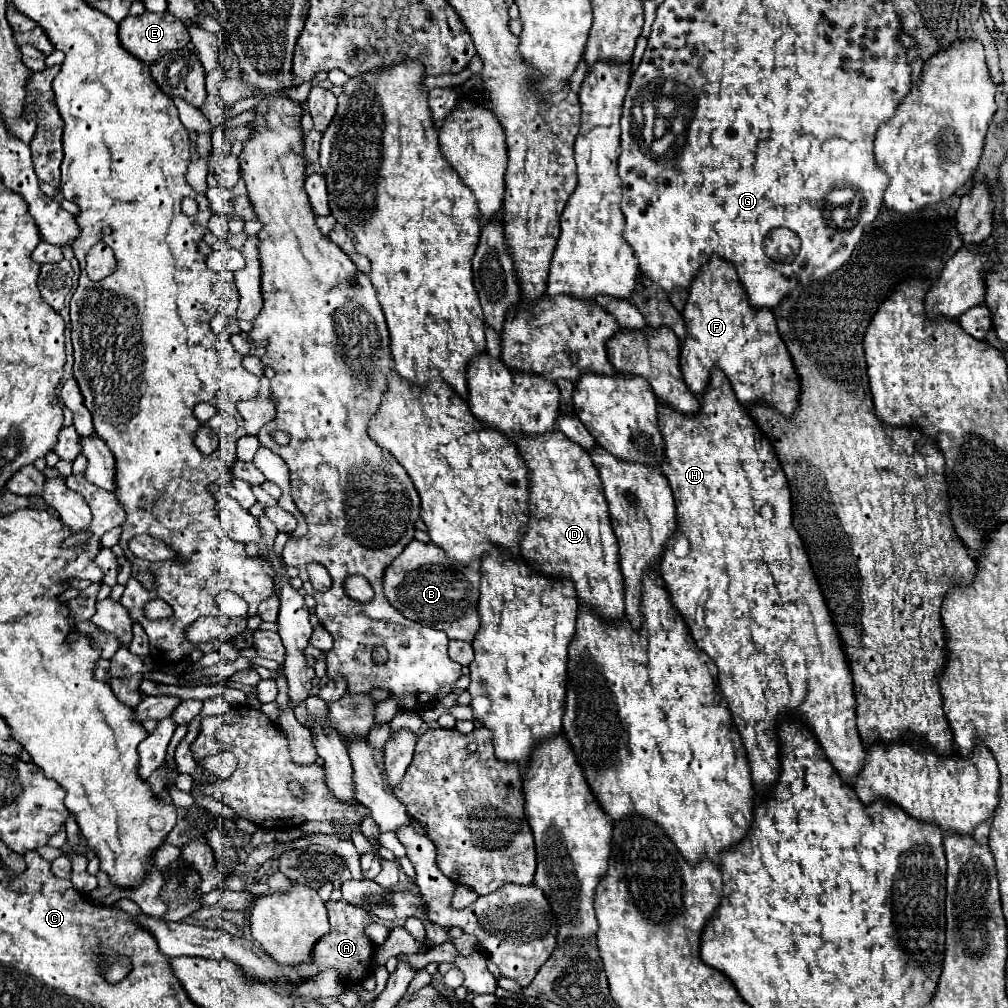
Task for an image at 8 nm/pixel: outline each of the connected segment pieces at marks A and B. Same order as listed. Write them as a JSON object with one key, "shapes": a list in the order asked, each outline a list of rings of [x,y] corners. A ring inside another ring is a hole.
{"shapes":[[[[327,901],[327,911],[329,911],[329,923],[331,923],[331,931],[321,937],[313,951],[311,951],[311,963],[301,963],[297,965],[297,975],[301,979],[309,979],[315,977],[321,971],[327,969],[337,969],[341,979],[347,979],[345,983],[353,985],[359,983],[361,979],[369,977],[373,973],[373,943],[371,939],[365,935],[365,927],[369,923],[373,923],[371,913],[367,913],[365,909],[359,909],[355,905],[349,905],[347,901]]],[[[411,541],[405,551],[387,567],[383,577],[383,589],[389,603],[401,611],[407,619],[423,623],[423,619],[435,619],[435,629],[443,629],[447,635],[463,641],[473,641],[481,619],[477,613],[481,573],[473,565],[451,565],[443,549],[433,543]],[[447,619],[447,621],[441,621]],[[455,633],[455,635],[453,635]]]]}

